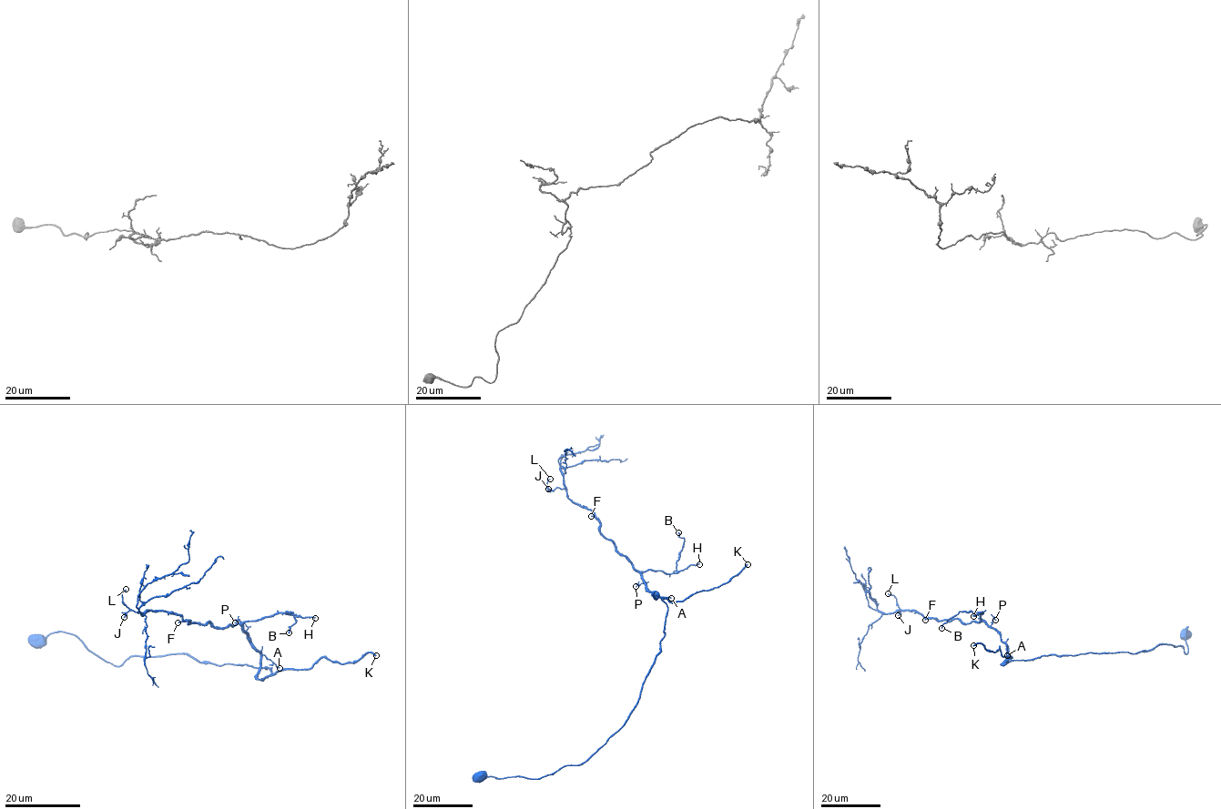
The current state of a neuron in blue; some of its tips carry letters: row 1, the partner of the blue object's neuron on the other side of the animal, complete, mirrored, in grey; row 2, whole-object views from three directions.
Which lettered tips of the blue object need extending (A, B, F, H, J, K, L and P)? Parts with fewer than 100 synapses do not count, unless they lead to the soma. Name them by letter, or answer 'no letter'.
K

